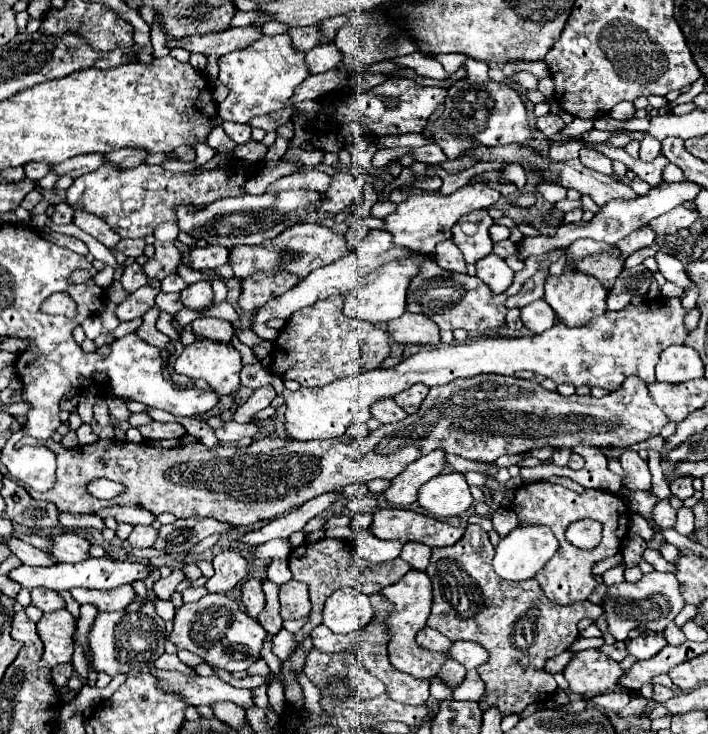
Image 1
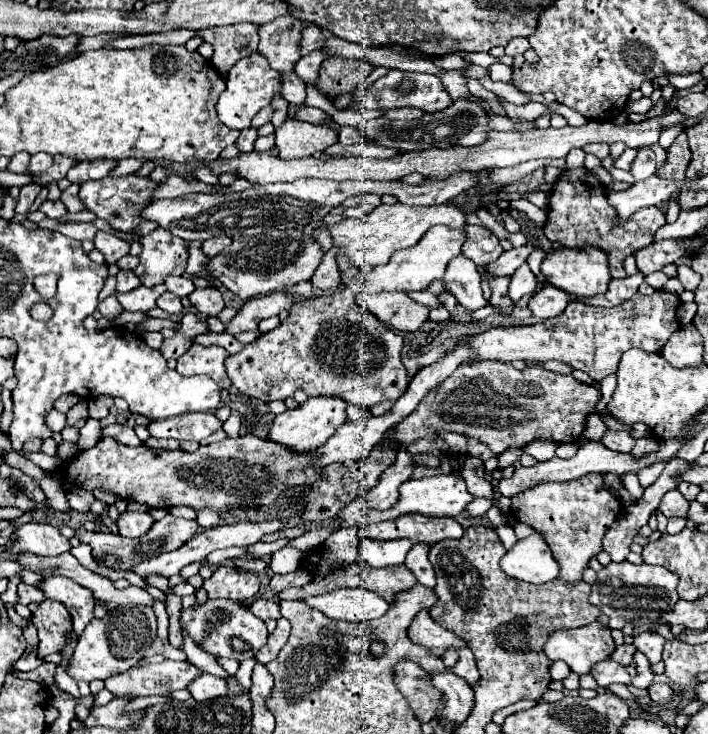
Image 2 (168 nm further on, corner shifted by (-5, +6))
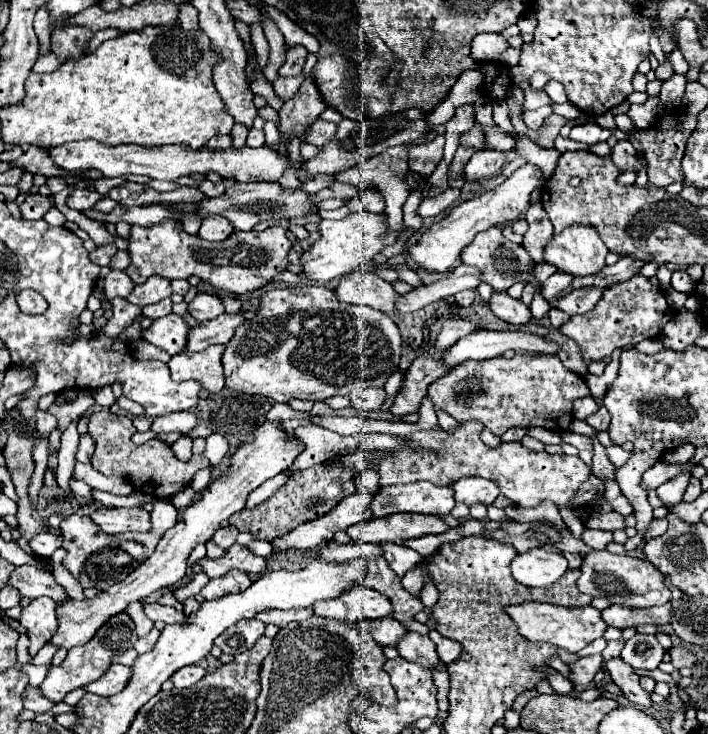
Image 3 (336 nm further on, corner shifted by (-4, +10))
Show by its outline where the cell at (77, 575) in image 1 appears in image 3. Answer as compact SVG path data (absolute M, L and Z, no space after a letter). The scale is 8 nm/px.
M224 526L224 528L220 528L220 530L216 530L216 534L214 534L214 542L220 546L220 548L224 548L224 550L228 550L234 542L236 542L236 536L240 534L240 530L236 530L236 526Z

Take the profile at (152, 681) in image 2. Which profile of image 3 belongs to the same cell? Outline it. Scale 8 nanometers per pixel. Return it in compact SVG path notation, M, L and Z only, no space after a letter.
M112 664L102 678L98 678L90 686L86 686L86 692L92 692L92 694L104 696L104 698L118 694L120 690L124 690L126 682L130 682L130 670L132 670L132 666Z

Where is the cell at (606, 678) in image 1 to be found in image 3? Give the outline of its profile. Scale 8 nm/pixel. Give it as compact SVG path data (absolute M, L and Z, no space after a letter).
M528 602L528 604L518 604L518 606L506 606L506 612L518 624L520 634L524 638L528 638L530 642L548 642L548 644L554 644L568 652L580 652L592 640L602 638L608 628L606 622L602 622L600 610L596 610L592 606L566 608L566 606L554 606L554 604Z

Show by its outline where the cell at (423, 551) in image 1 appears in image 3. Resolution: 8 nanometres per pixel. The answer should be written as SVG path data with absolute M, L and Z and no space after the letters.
M424 564L418 566L418 570L410 570L410 574L406 574L402 578L402 586L410 592L410 594L418 594L424 586Z

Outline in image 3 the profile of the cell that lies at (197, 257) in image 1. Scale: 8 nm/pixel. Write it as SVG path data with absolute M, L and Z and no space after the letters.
M210 216L210 218L202 220L202 226L198 230L198 238L202 238L202 240L226 240L232 232L234 232L234 228L226 222L226 218Z

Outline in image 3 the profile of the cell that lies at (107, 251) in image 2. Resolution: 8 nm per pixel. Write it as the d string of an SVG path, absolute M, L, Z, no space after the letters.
M104 244L104 246L98 246L94 252L90 252L90 260L100 266L108 266L116 252L118 252L118 248L114 244Z

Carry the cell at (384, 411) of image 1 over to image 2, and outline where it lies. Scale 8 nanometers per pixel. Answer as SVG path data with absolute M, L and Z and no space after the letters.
M343 290L341 294L321 296L303 304L297 304L289 310L289 316L267 334L261 334L251 344L245 344L241 352L227 356L225 368L233 386L251 398L273 402L273 400L287 400L295 394L295 390L303 390L307 396L337 396L347 404L355 404L361 408L371 408L383 400L397 400L407 384L409 378L401 364L401 350L403 350L403 336L391 330L387 324L379 322L371 312L363 310L355 302L355 294L351 290Z

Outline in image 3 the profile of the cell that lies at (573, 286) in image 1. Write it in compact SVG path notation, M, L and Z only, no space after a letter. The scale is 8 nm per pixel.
M570 226L552 236L544 248L544 262L572 276L598 274L606 262L608 250L598 232L590 226Z

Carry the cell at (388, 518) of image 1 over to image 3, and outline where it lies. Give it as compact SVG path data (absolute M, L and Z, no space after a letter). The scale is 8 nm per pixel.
M392 514L390 518L370 518L362 524L350 526L346 532L354 542L406 542L410 538L420 538L426 534L440 534L450 530L442 518L426 514Z

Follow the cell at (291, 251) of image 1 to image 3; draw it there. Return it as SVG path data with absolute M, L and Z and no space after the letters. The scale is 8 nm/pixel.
M164 222L158 226L132 226L130 240L130 266L126 274L134 280L134 284L144 284L150 276L162 278L188 278L200 276L212 286L226 290L230 294L242 296L250 294L258 288L268 286L278 274L288 270L288 252L292 250L292 242L286 238L286 230L280 226L270 226L262 232L232 232L230 238L222 242L206 242L196 236L188 236L178 222Z

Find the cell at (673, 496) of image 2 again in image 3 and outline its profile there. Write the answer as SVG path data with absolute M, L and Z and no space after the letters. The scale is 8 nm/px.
M682 474L682 476L678 476L678 478L674 478L674 480L670 480L670 482L666 482L666 484L656 488L658 498L662 500L662 504L666 508L674 508L676 504L682 502L682 496L684 496L684 490L688 486L688 480L690 480L690 474Z

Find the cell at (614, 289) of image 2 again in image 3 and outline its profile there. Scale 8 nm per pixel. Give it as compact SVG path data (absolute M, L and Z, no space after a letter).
M582 286L582 288L572 290L564 298L560 298L560 302L556 304L556 308L568 312L570 316L584 314L584 312L588 312L588 310L592 310L596 306L596 302L602 298L602 294L604 294L604 288Z

